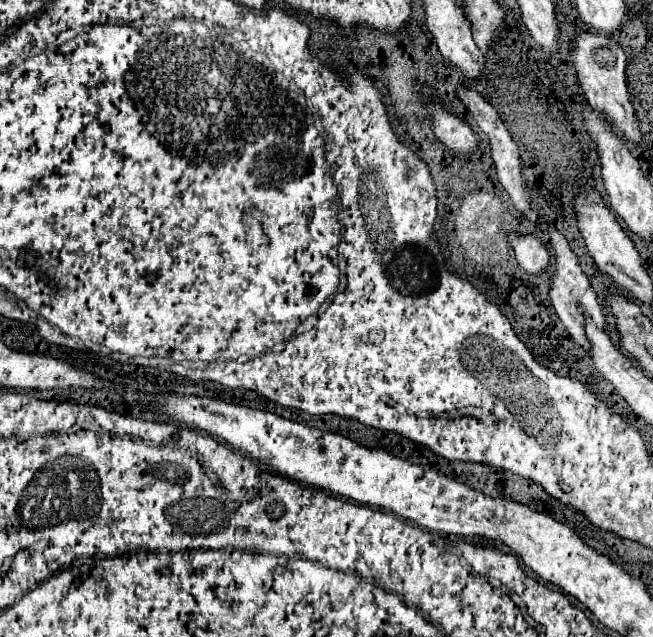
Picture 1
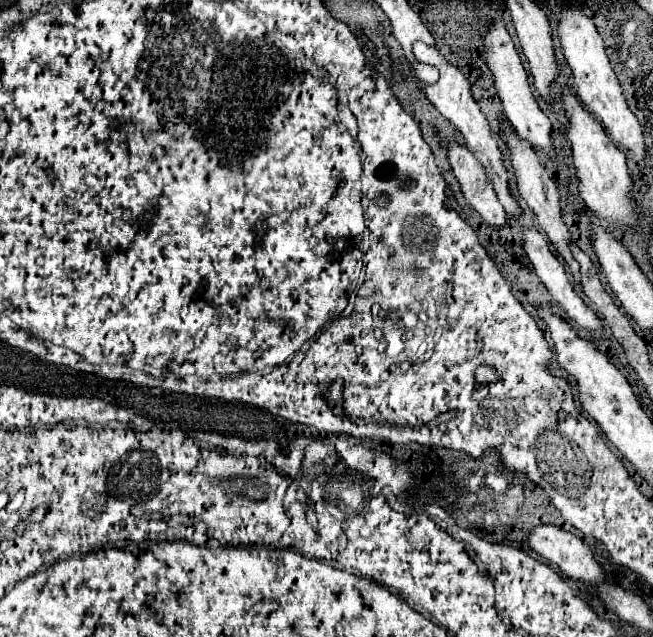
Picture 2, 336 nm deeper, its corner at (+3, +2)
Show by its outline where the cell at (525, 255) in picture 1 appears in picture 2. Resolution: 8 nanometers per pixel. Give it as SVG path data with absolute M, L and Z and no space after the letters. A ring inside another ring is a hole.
M449 144L449 164L461 184L465 200L483 216L483 220L493 226L505 226L507 214L497 200L493 182L487 178L481 162L477 162L465 146Z

